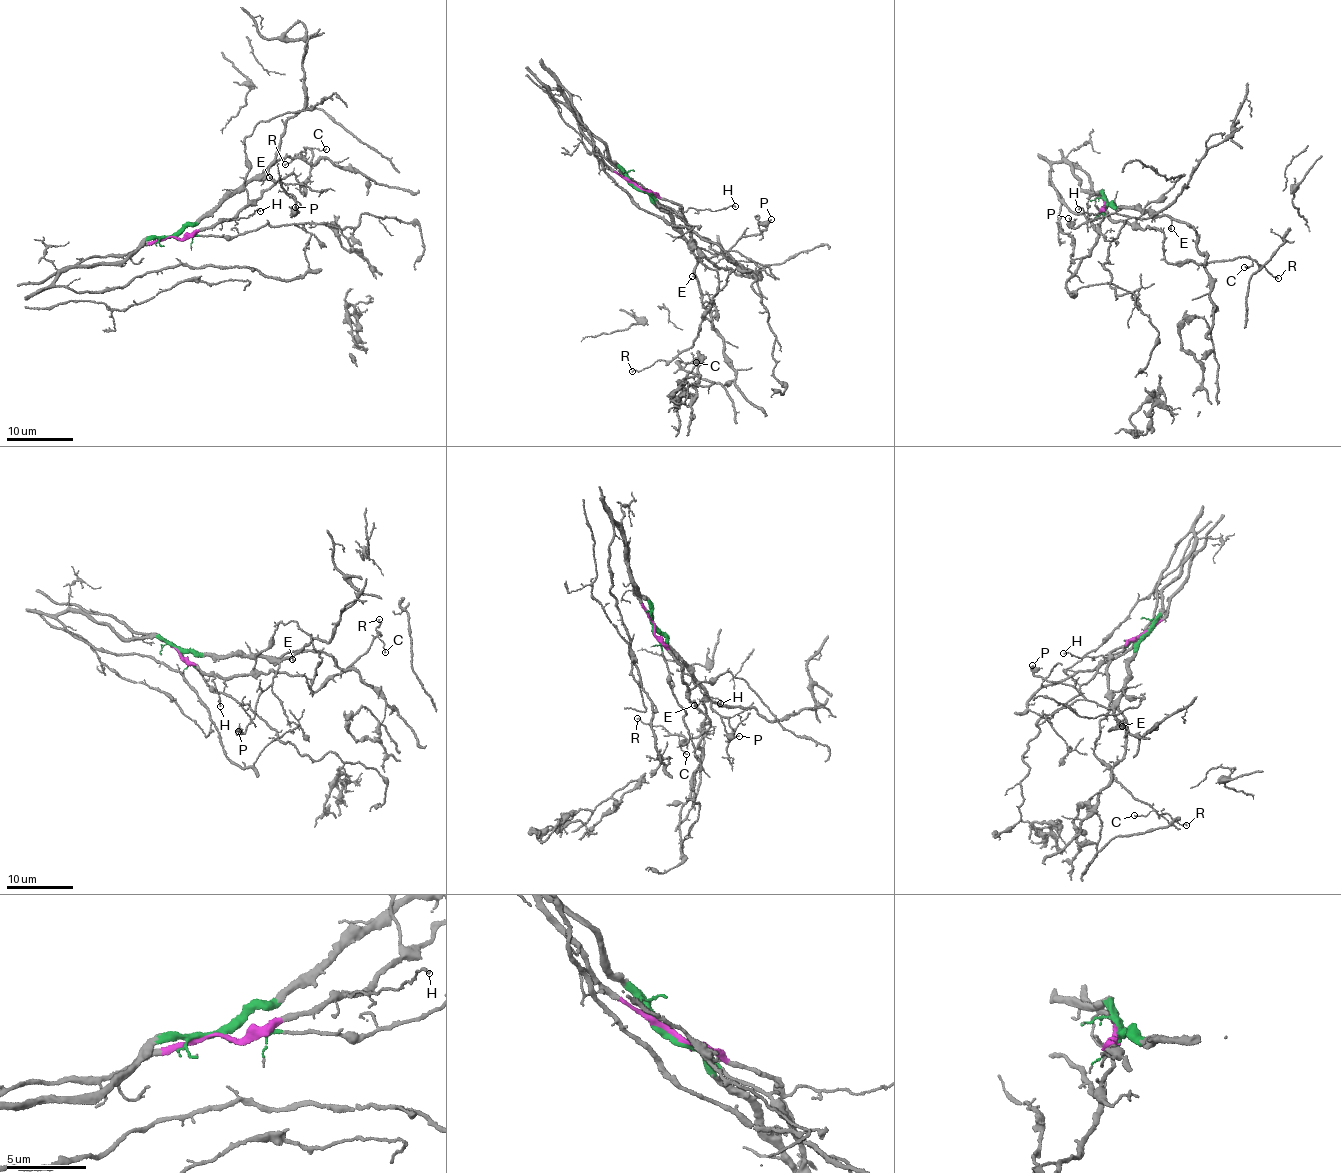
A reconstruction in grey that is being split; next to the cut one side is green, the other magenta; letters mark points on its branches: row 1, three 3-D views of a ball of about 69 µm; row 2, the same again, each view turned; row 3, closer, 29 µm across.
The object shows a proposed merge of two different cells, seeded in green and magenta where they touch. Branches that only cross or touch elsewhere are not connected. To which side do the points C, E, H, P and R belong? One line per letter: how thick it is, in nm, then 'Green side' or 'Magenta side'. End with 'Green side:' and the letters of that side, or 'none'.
C: Thickness 140 nm. Magenta side
E: Thickness 130 nm. Green side
H: Thickness 120 nm. Magenta side
P: Thickness 200 nm. Green side
R: Thickness 110 nm. Magenta side
Green side: E, P

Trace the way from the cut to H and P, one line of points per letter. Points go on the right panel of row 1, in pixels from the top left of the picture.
H: (1105, 205), (1100, 211), (1102, 210), (1100, 213), (1104, 213), (1089, 215), (1080, 207), (1077, 210)
P: (1105, 205), (1127, 205), (1152, 215), (1142, 220), (1116, 214), (1077, 226), (1068, 218)

